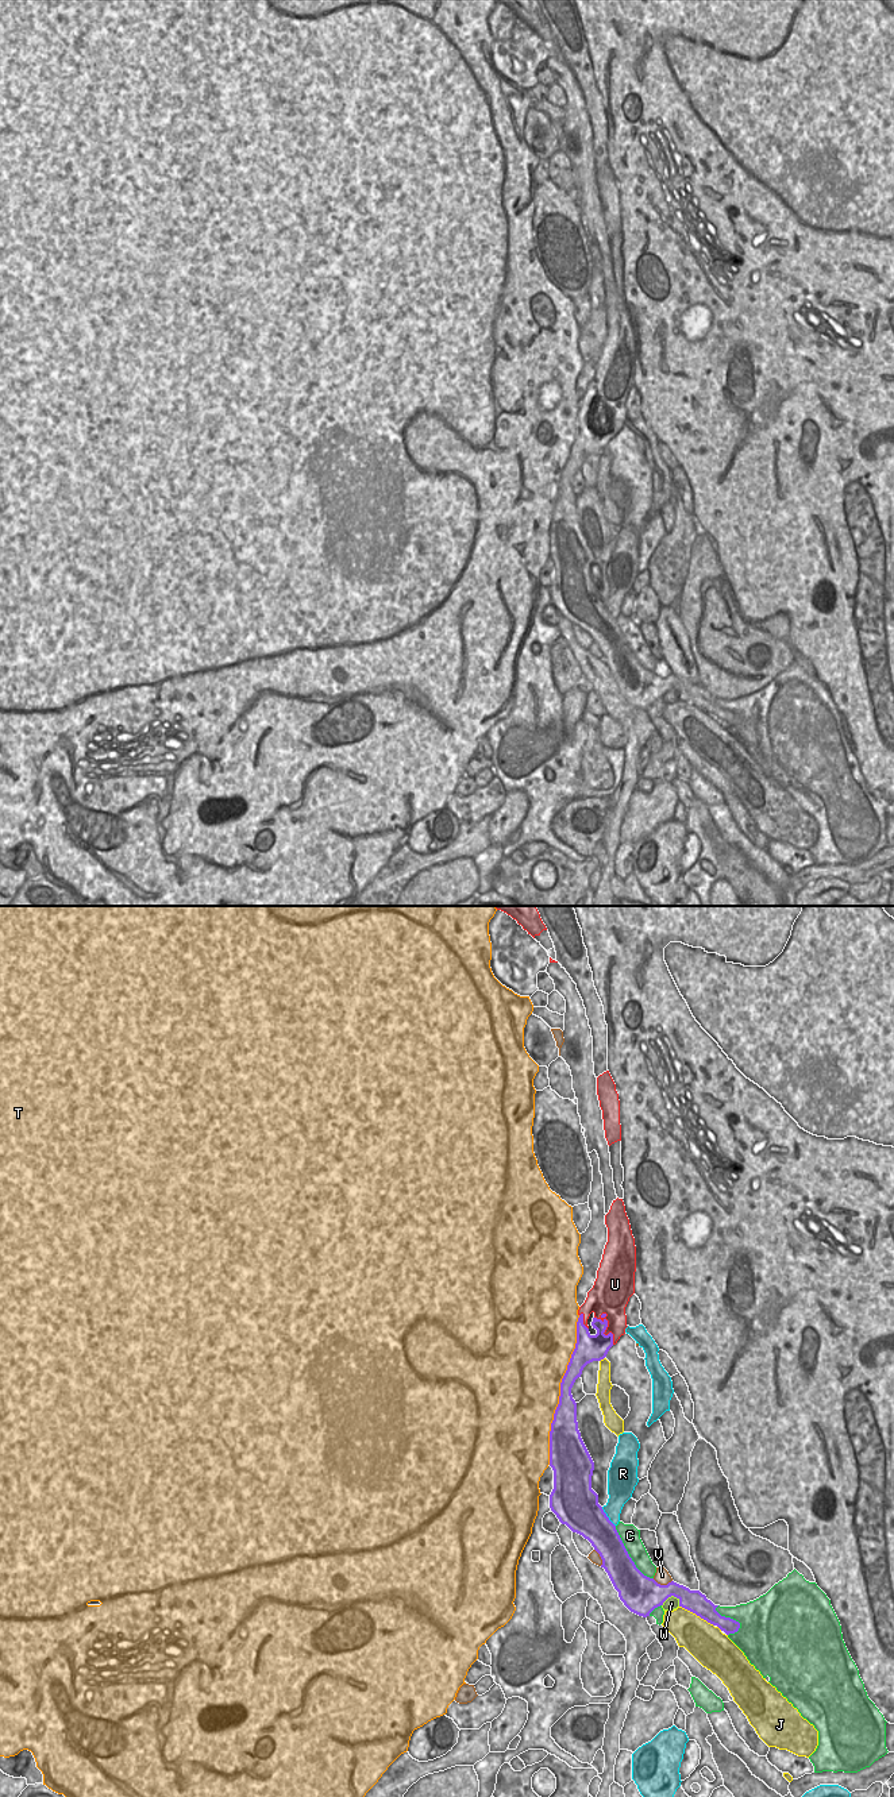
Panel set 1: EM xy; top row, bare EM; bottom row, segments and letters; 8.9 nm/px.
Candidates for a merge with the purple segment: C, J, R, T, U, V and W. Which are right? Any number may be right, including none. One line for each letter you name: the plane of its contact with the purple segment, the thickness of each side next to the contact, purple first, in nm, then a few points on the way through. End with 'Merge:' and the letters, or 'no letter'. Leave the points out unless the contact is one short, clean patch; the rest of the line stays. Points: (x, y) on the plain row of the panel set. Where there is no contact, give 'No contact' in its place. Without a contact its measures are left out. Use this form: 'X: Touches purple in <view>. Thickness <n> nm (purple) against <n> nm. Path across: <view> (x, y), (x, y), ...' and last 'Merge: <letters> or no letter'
U: Touches purple in xy. Thickness 240 nm (purple) against 240 nm
Merge: U.

